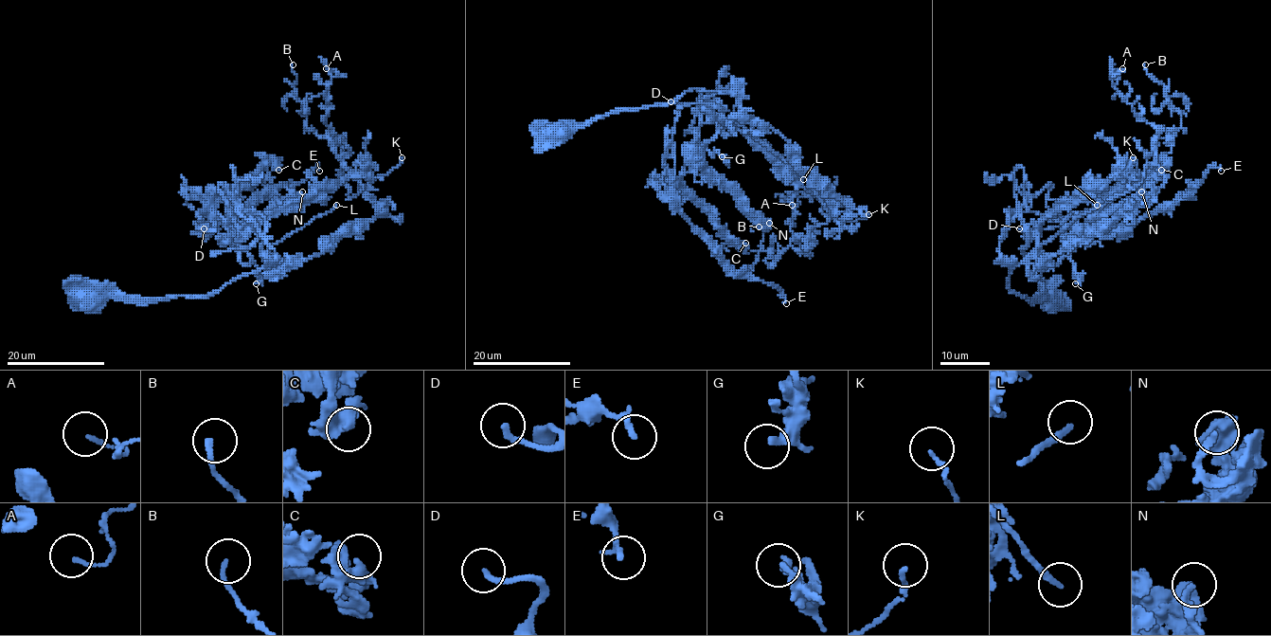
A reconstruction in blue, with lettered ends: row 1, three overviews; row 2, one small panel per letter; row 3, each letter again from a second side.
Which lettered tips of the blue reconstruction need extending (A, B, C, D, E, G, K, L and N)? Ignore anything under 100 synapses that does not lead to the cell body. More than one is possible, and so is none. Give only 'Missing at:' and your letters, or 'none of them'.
Missing at: none of them

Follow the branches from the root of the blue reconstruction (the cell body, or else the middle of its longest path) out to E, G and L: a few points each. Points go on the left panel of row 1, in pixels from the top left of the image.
E: (91, 299), (206, 297), (266, 267), (257, 233), (232, 215), (209, 218), (204, 230), (319, 171)
G: (91, 299), (206, 297), (273, 263), (261, 238), (231, 215), (237, 242), (260, 273), (256, 283)
L: (91, 299), (95, 296), (206, 297), (243, 275), (266, 267), (270, 263), (266, 253), (274, 245), (336, 205)

